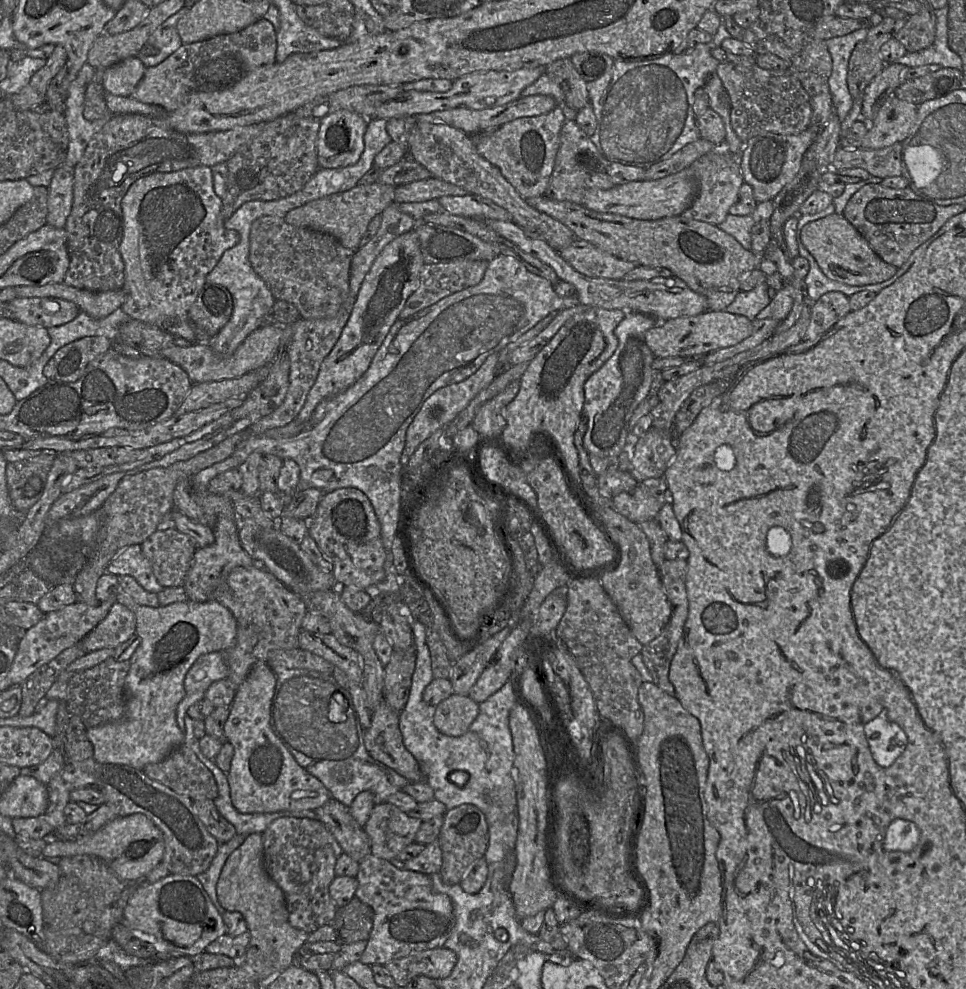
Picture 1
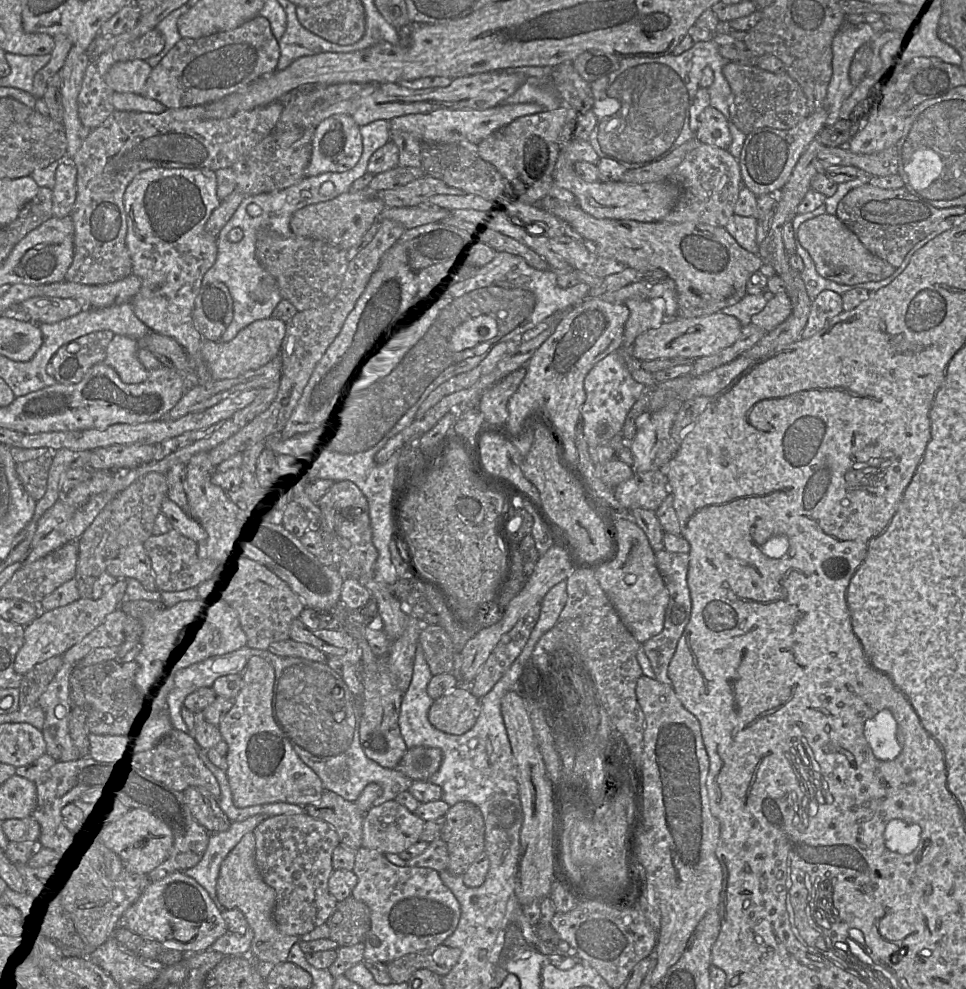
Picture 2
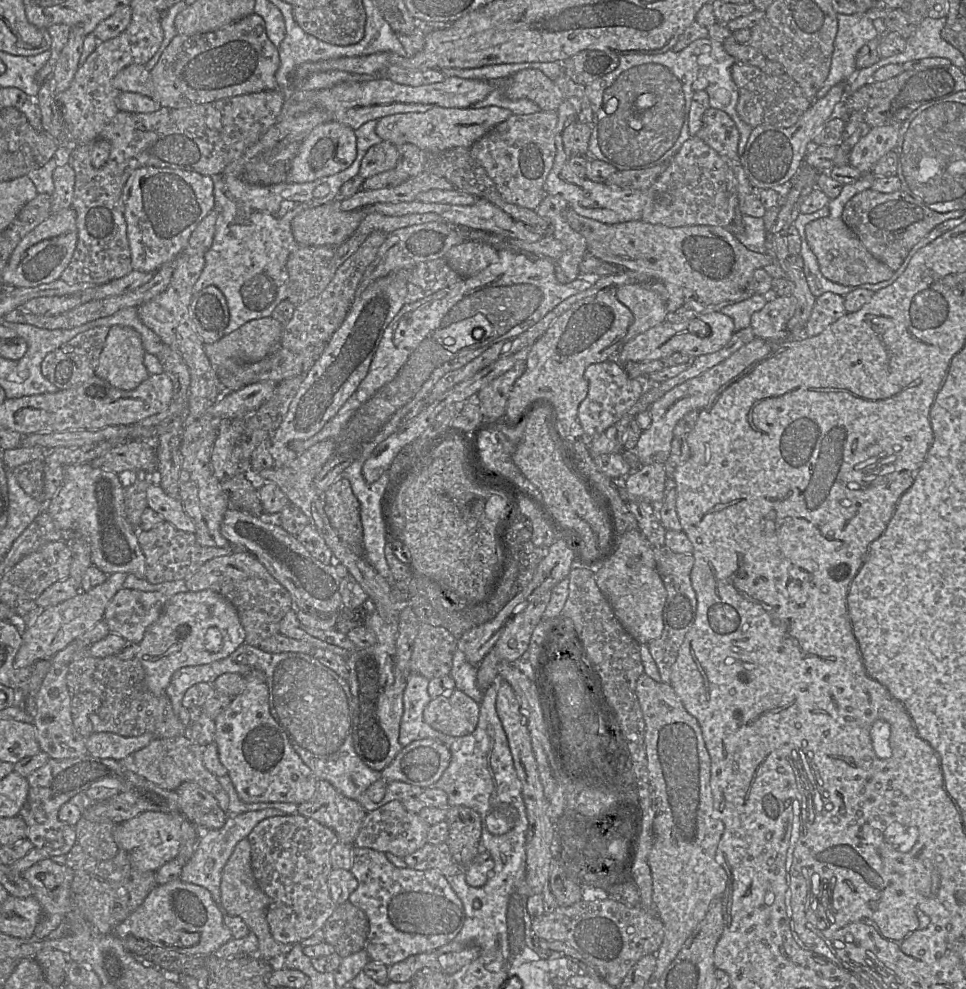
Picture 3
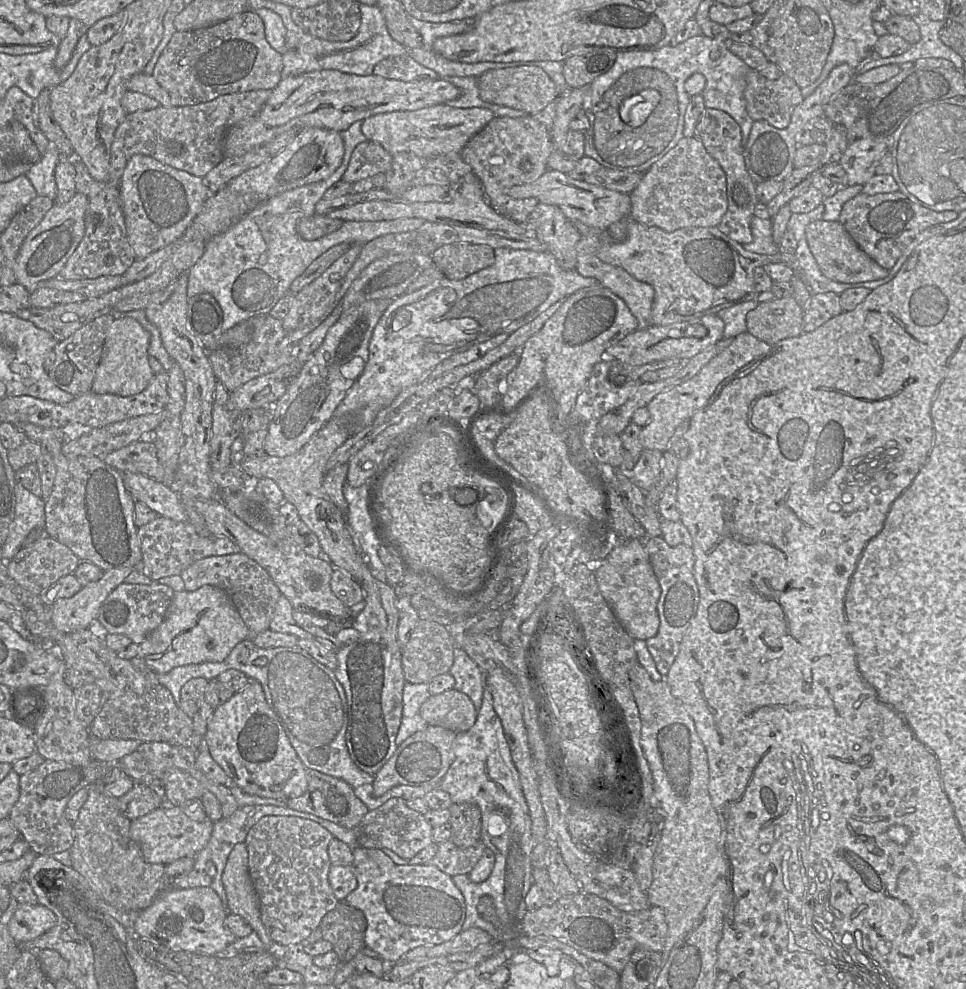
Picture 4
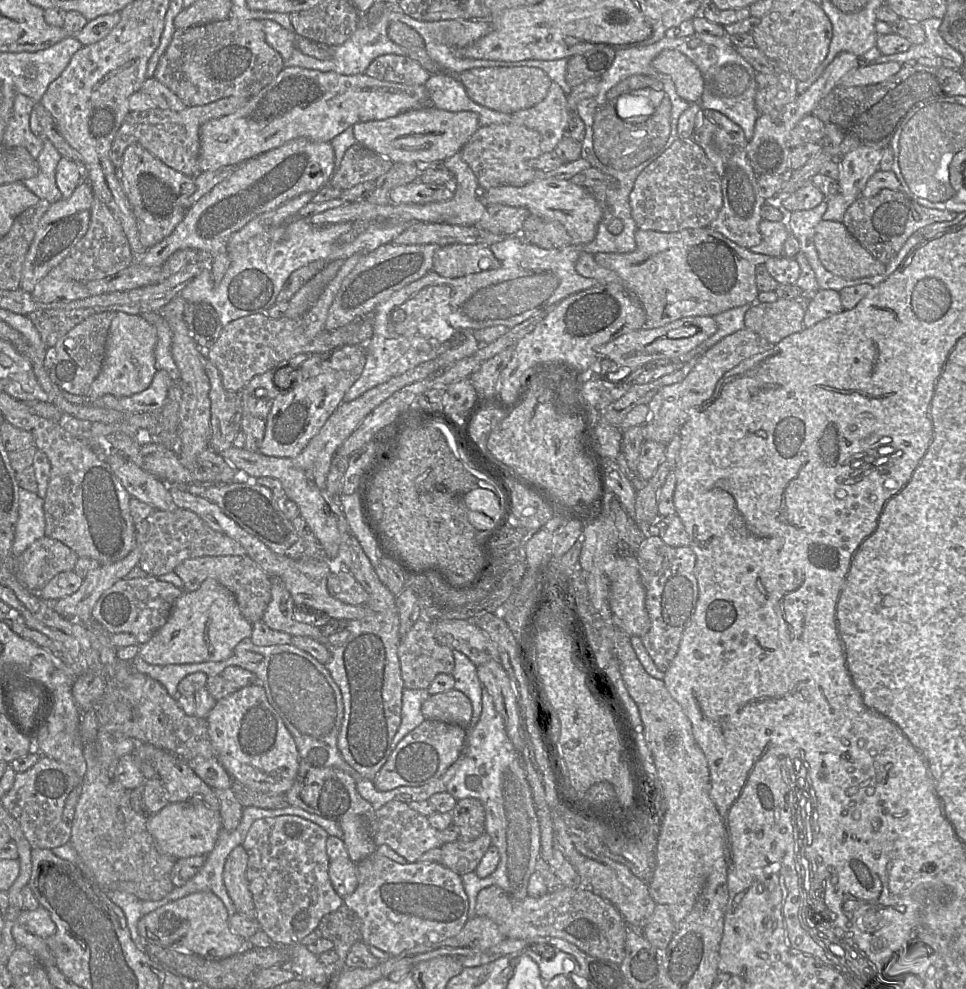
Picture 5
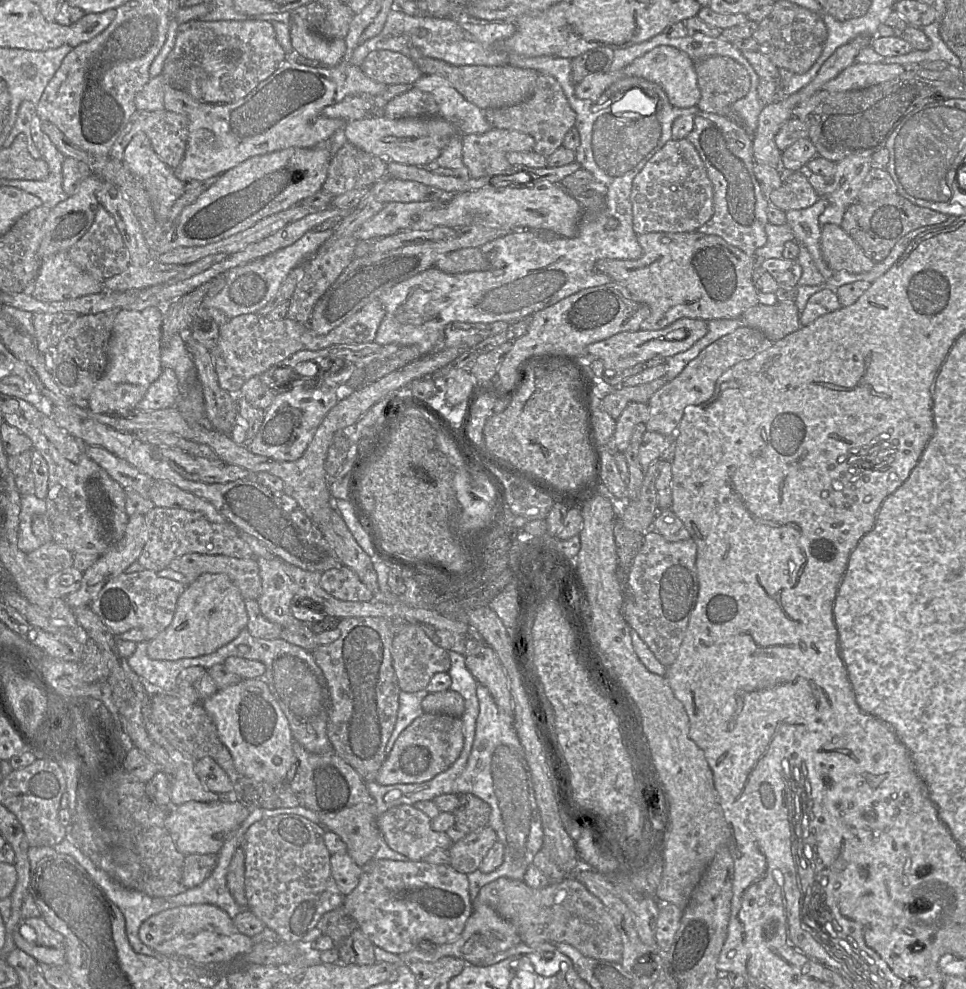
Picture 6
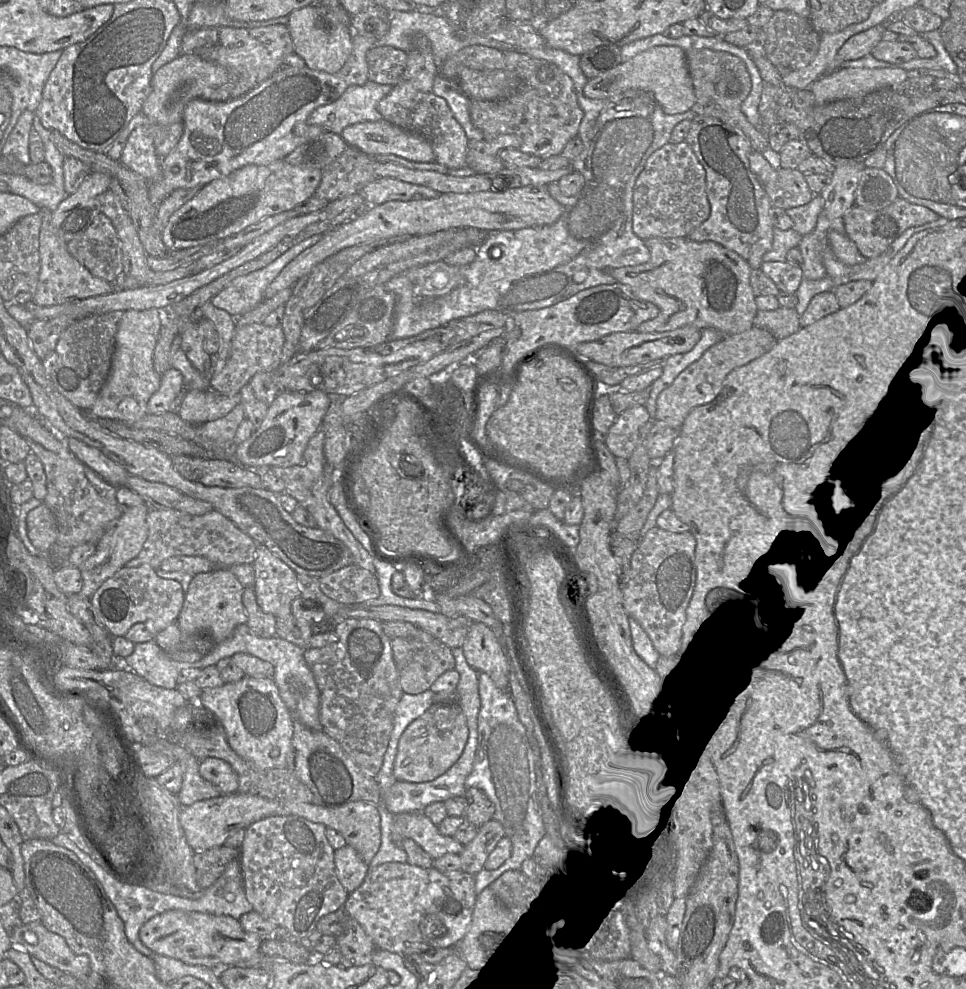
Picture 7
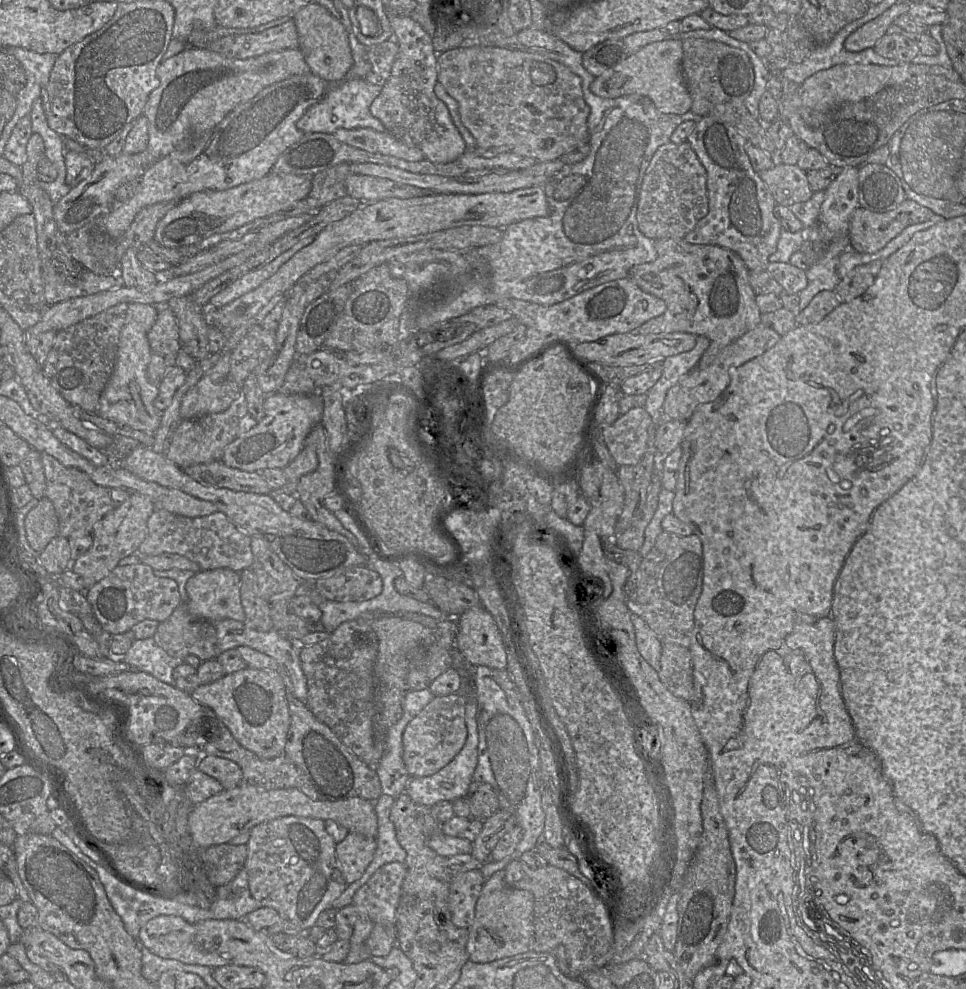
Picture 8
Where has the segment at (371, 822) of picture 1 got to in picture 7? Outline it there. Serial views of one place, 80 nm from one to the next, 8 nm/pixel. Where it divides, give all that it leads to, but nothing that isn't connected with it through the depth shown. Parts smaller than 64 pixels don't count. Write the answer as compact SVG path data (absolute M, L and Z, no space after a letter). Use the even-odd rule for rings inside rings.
M423 812L395 814L391 827L391 838L398 846L401 846L404 839L412 839L433 859L447 853L460 855L465 847L454 837L442 835L438 826Z

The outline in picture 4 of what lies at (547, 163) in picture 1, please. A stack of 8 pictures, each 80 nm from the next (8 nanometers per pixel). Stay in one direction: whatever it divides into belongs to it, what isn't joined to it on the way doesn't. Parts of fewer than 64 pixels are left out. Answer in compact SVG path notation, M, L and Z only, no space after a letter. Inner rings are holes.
M533 115L519 118L494 117L475 134L461 151L462 159L469 164L482 182L484 193L493 209L510 219L526 223L540 203L537 198L512 198L508 191L516 185L534 182L548 170L548 158L554 151L550 131Z

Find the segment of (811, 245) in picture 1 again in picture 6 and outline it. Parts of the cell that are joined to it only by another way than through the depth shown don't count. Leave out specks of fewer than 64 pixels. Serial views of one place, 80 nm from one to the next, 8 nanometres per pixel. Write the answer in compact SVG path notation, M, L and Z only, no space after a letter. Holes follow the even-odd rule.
M828 223L821 226L820 247L824 261L832 270L859 274L869 272L875 266L840 225Z

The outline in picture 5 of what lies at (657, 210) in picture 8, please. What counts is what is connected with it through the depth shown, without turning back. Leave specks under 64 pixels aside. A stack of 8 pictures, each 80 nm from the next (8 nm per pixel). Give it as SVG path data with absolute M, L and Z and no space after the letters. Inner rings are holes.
M678 138L638 175L630 193L630 205L638 229L673 233L709 227L723 206L721 180L692 138Z

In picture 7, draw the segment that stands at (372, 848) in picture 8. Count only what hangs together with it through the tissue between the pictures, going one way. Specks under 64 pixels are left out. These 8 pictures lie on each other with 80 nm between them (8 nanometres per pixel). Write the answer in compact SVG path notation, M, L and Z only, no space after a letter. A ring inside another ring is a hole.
M346 845L334 853L336 875L350 894L364 881L370 867L360 857L358 852L350 845Z

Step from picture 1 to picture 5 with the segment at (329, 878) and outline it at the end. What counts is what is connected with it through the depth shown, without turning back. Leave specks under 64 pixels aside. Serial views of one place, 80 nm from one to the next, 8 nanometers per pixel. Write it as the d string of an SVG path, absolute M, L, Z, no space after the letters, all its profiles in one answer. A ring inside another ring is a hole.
M281 815L256 820L250 827L243 847L248 855L246 879L254 902L256 920L274 945L292 947L314 931L327 913L343 905L329 878L330 859L326 841L330 835L319 825L295 815Z

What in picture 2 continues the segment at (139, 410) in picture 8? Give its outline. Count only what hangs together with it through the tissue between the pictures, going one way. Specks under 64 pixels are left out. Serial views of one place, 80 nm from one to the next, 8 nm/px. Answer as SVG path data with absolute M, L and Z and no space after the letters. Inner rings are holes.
M114 335L103 362L112 367L124 383L139 384L147 379L149 371L140 363L137 357L138 350L138 340Z

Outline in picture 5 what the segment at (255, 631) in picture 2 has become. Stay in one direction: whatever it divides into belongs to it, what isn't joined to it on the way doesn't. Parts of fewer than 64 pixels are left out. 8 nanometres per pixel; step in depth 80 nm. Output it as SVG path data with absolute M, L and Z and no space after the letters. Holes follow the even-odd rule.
M248 555L204 556L183 561L174 572L184 583L183 591L193 592L207 579L214 579L235 596L241 614L250 623L262 620L271 600L271 578Z

